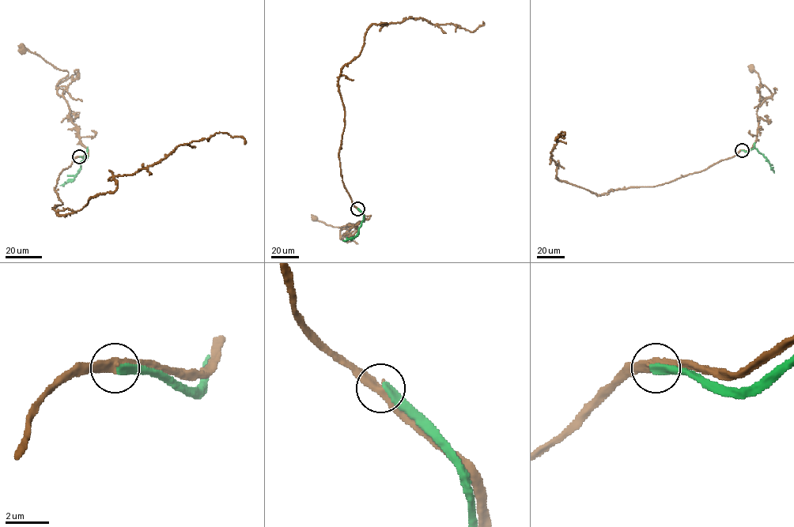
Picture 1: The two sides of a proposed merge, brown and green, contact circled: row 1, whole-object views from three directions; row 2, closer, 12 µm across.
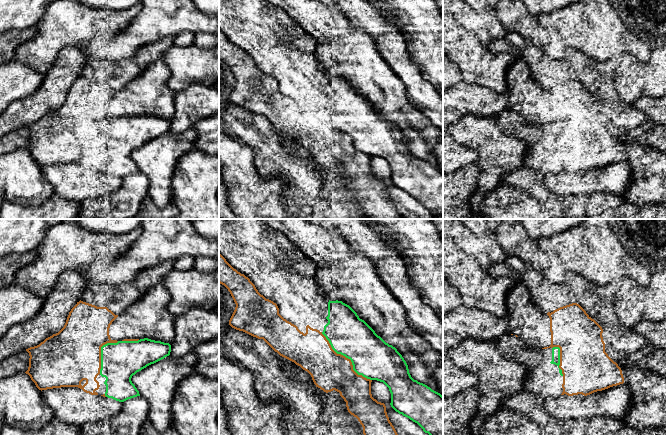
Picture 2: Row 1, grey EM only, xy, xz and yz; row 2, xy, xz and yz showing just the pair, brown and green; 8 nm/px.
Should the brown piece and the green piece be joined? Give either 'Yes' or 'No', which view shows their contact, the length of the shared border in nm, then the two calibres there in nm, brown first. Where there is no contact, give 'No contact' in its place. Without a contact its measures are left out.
No. Touches brown in xz. Shared border 550 nm. Thickness 300 nm (brown) against 320 nm

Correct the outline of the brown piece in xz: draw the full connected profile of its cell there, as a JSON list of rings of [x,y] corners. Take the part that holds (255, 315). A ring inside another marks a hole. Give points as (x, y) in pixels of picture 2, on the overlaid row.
[[[220,253],[219,283],[228,289],[236,304],[229,320],[232,328],[263,339],[280,356],[307,371],[316,387],[324,392],[339,392],[346,402],[348,412],[362,425],[364,435],[398,435],[389,420],[385,404],[372,397],[372,380],[358,375],[353,370],[351,360],[337,354],[322,332],[307,325],[304,334],[296,325],[284,319],[279,314],[277,304],[261,295],[250,279],[234,269]]]

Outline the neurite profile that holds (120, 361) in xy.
[[[148,338],[138,341],[118,341],[107,343],[101,347],[101,369],[96,380],[99,382],[99,389],[95,392],[98,395],[105,395],[119,402],[140,396],[139,391],[132,383],[131,378],[137,372],[169,356],[171,345],[161,341]]]

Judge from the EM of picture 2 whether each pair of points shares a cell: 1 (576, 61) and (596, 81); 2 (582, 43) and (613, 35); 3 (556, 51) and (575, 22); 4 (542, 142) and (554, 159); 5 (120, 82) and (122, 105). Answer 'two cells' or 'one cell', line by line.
1: one cell
2: two cells
3: two cells
4: one cell
5: two cells

